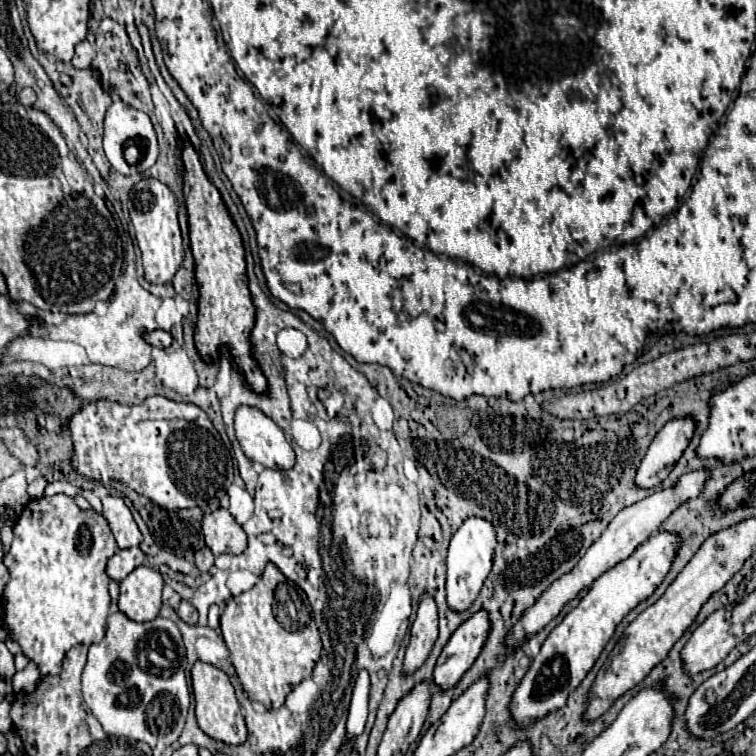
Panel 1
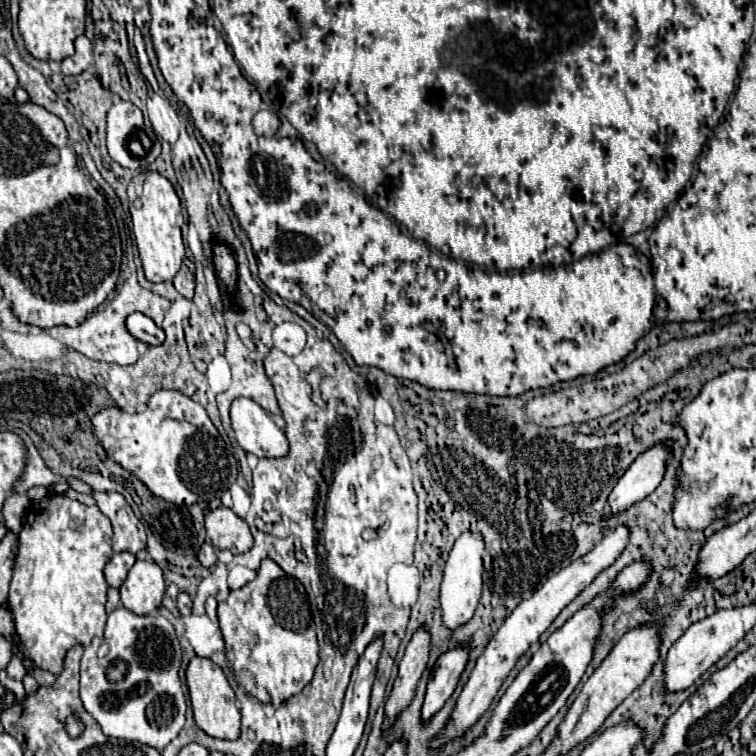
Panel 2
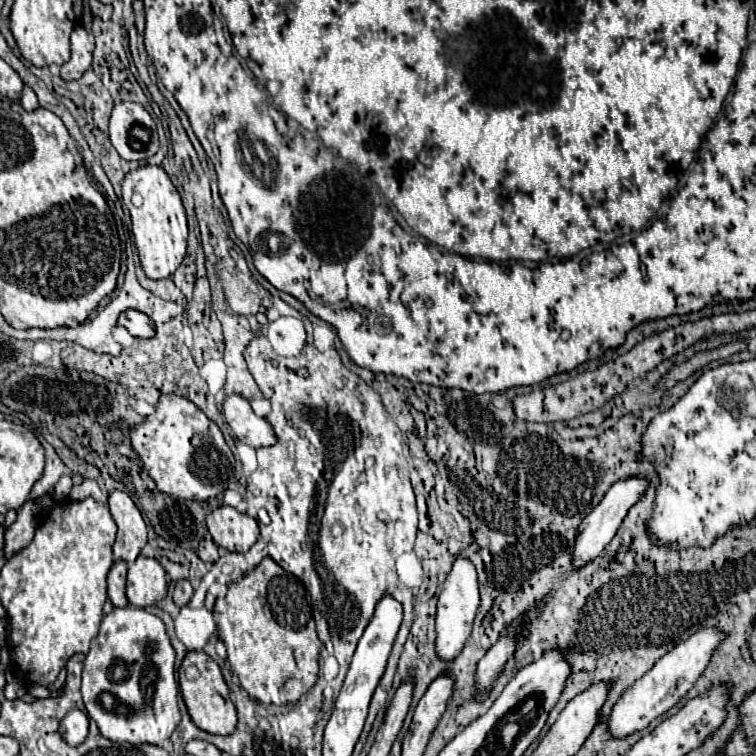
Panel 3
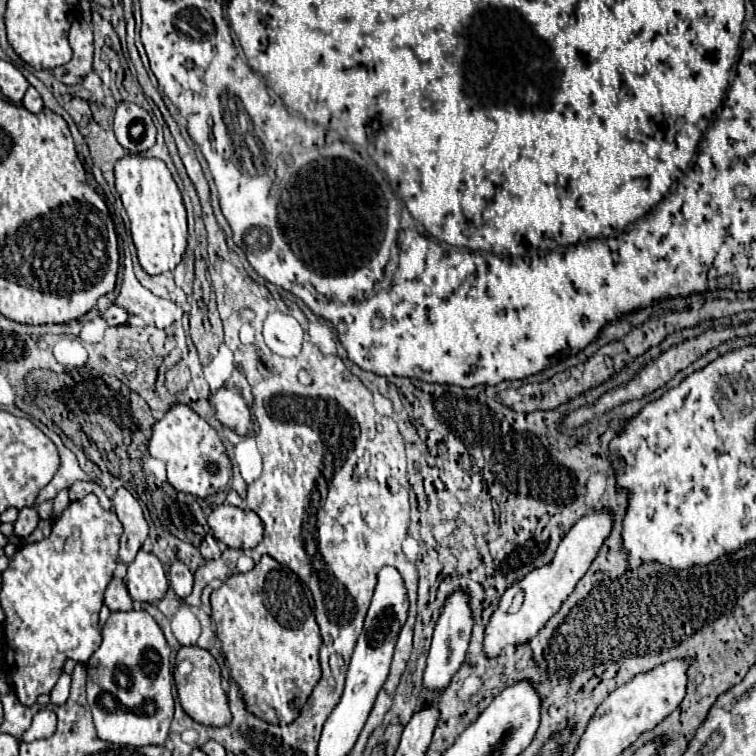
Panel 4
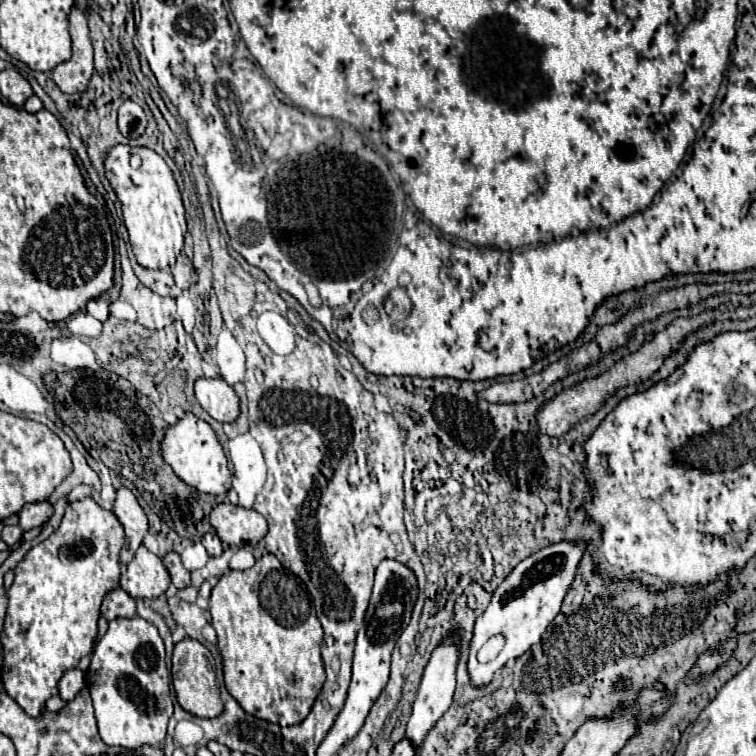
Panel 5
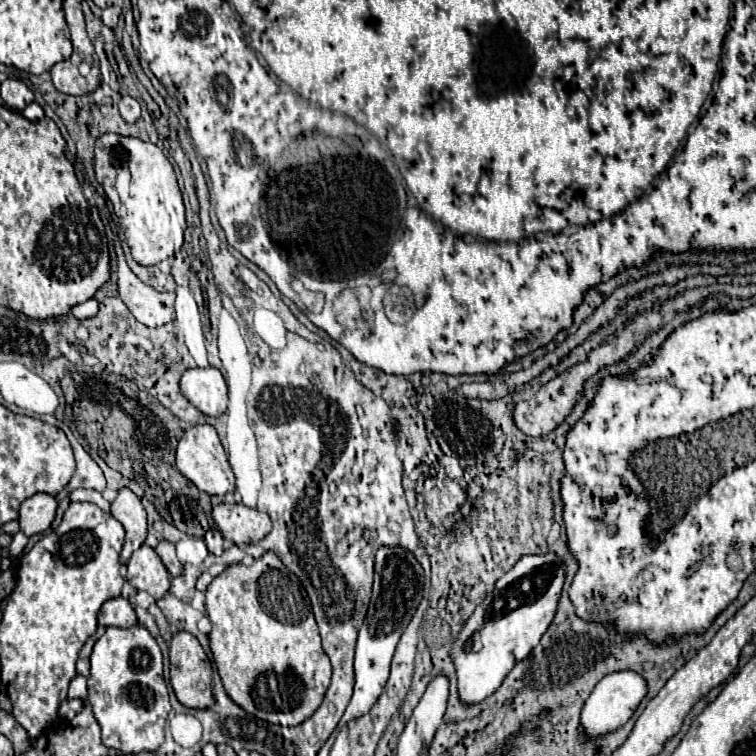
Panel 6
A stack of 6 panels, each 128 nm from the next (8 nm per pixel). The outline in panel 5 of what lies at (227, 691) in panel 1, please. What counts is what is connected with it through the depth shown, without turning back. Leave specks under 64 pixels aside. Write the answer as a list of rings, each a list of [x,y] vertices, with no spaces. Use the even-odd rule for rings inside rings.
[[[184,638],[174,646],[172,656],[172,684],[176,690],[178,704],[198,716],[198,718],[218,718],[224,712],[224,702],[220,698],[220,690],[216,686],[216,664],[210,650],[198,640]]]

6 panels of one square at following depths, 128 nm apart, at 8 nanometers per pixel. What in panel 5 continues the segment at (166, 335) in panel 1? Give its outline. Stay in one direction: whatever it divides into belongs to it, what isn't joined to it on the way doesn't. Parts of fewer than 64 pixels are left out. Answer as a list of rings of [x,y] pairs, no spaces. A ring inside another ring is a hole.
[[[94,298],[86,304],[86,312],[92,314],[94,318],[98,318],[100,322],[106,322],[110,316],[110,302],[104,298]]]

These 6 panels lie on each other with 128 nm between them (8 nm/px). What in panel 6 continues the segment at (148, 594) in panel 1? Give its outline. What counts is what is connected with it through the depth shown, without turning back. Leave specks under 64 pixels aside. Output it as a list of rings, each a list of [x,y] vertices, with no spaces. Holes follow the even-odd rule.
[[[142,544],[132,554],[126,580],[132,588],[148,592],[154,600],[162,598],[170,590],[170,574],[162,564],[160,556],[148,544]]]

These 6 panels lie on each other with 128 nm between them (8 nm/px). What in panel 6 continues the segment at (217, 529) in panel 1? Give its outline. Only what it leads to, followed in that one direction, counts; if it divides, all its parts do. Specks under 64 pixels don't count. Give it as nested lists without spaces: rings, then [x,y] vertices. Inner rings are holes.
[[[222,502],[214,506],[212,518],[220,534],[226,540],[232,540],[236,546],[256,544],[272,530],[272,522],[268,520],[268,514],[252,510],[244,504]]]

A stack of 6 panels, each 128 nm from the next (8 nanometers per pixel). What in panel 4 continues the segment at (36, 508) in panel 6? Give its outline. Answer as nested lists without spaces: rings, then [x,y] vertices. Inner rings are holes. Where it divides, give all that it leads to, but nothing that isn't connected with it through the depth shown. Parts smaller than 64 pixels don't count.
[[[34,506],[32,508],[22,508],[20,514],[18,514],[18,520],[14,522],[14,534],[18,538],[28,538],[34,532],[36,524],[38,524],[36,508]]]

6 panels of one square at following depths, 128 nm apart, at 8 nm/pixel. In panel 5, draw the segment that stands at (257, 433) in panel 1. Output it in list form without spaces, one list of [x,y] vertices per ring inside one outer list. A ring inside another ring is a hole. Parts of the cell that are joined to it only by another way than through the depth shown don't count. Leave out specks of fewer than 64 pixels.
[[[198,378],[194,384],[200,406],[218,422],[236,422],[240,416],[240,398],[224,380]]]

